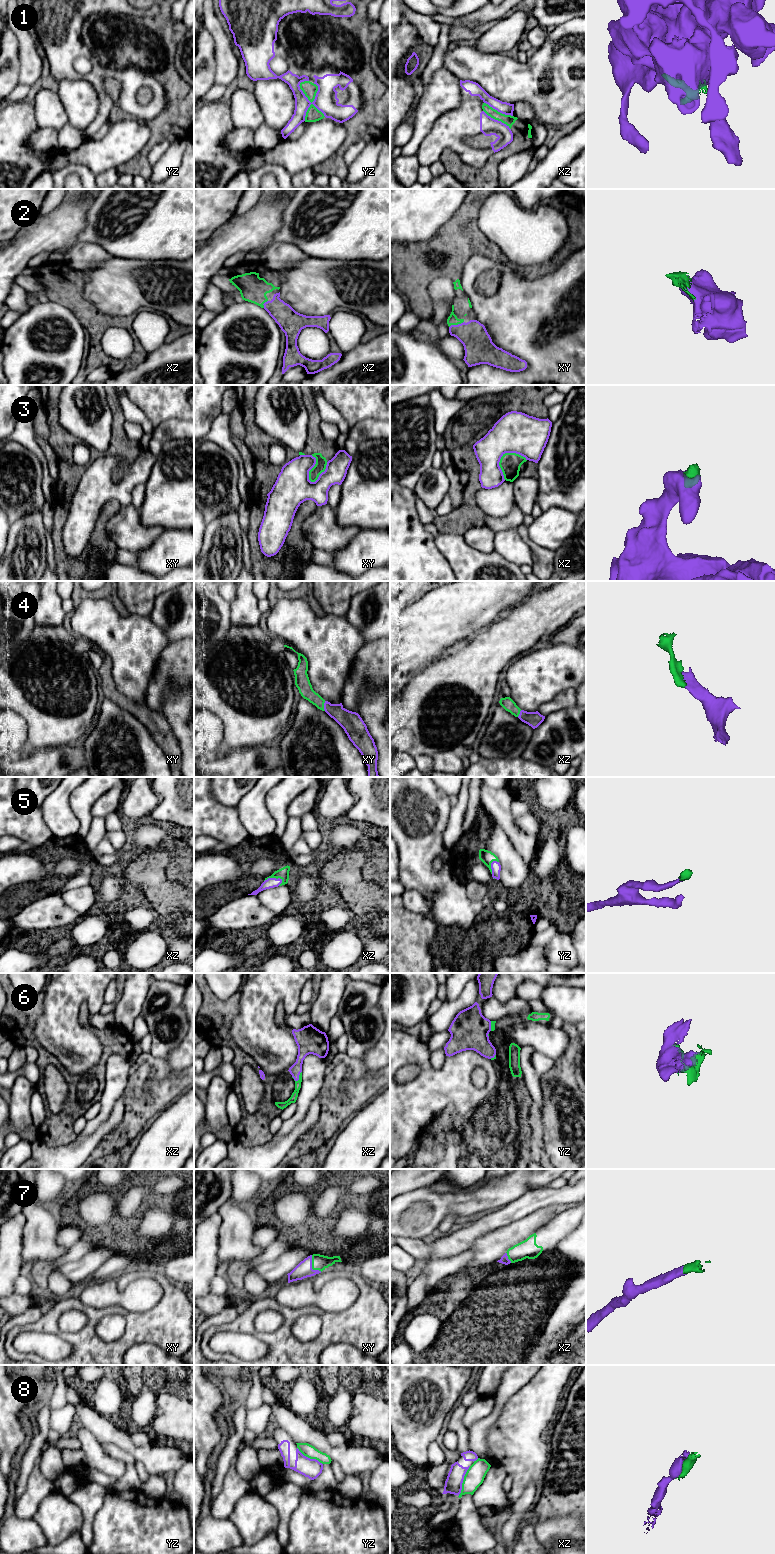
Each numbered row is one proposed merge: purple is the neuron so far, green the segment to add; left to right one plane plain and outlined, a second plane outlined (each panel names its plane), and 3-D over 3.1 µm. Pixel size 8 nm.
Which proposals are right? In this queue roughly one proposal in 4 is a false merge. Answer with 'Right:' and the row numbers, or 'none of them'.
Right: 2, 4, 5, 6, 7

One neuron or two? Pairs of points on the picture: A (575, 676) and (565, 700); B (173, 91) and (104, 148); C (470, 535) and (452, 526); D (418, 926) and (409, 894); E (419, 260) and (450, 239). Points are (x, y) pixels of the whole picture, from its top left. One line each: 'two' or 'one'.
A: two
B: two
C: two
D: two
E: one

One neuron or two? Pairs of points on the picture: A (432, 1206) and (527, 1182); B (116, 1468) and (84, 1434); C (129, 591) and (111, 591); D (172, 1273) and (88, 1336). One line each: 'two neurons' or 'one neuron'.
A: one neuron
B: one neuron
C: two neurons
D: two neurons

